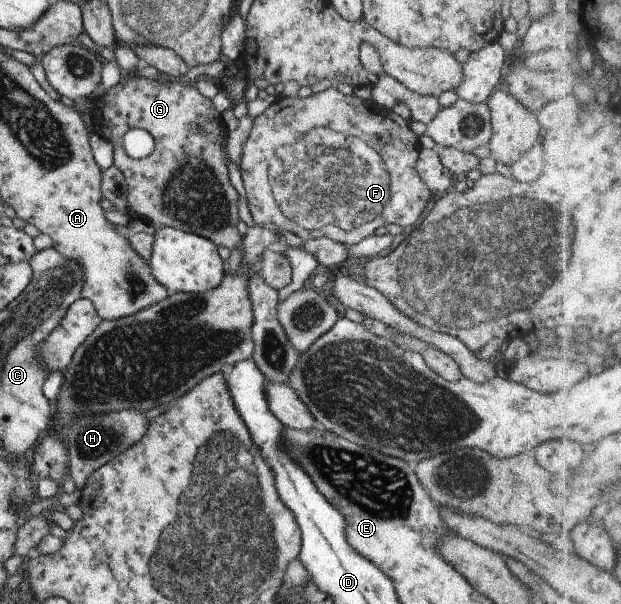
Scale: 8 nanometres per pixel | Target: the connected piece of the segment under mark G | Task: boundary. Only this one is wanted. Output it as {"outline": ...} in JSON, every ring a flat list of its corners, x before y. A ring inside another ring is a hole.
{"outline":[[123,72,122,78,118,81,114,87,105,91,98,101,94,103,94,110,92,111,92,120,94,124,94,129,96,134,106,138,110,141,113,147,113,165,122,173,124,177,124,182,126,185,126,206,129,215,133,218,142,219,148,224,154,227,154,230,161,229,162,227,172,227,176,230,181,230,190,234,195,234,209,241,212,241,217,248,225,248,230,251,232,249,238,249,241,244,242,236,238,233,236,229,237,221,239,217,237,216,237,193,234,187,230,185,228,179,228,169,226,167,227,154,225,153,225,147,222,146,225,137,225,131,220,123,219,115,214,111,211,99,207,99,198,93,194,83,179,83,173,80,159,83,157,80,143,79,138,77,138,75,132,75,132,77,123,78,127,72],[131,128,141,128,146,131,153,140,153,151,147,157,141,158,140,160,134,160,128,157,126,153,121,149,121,138,124,133]]}

